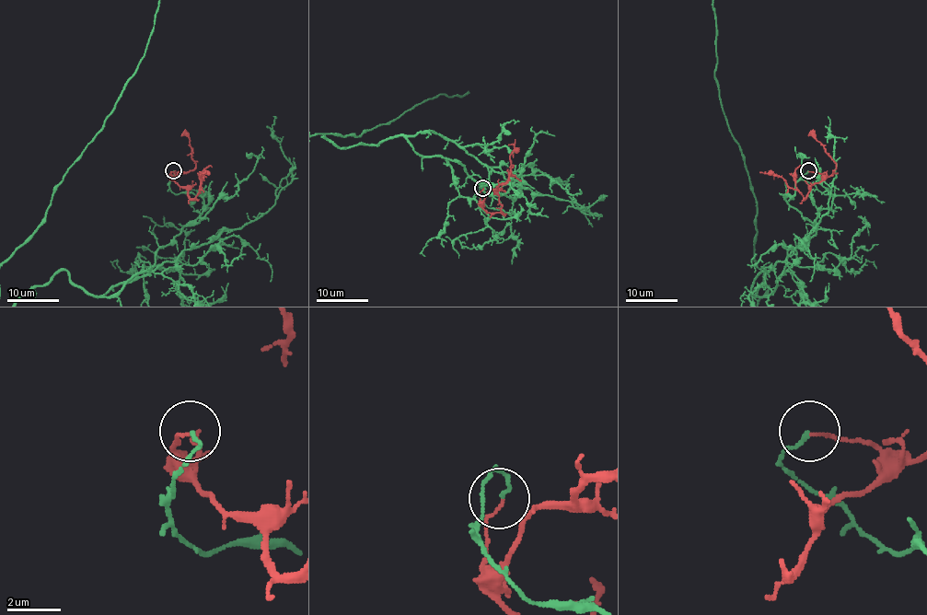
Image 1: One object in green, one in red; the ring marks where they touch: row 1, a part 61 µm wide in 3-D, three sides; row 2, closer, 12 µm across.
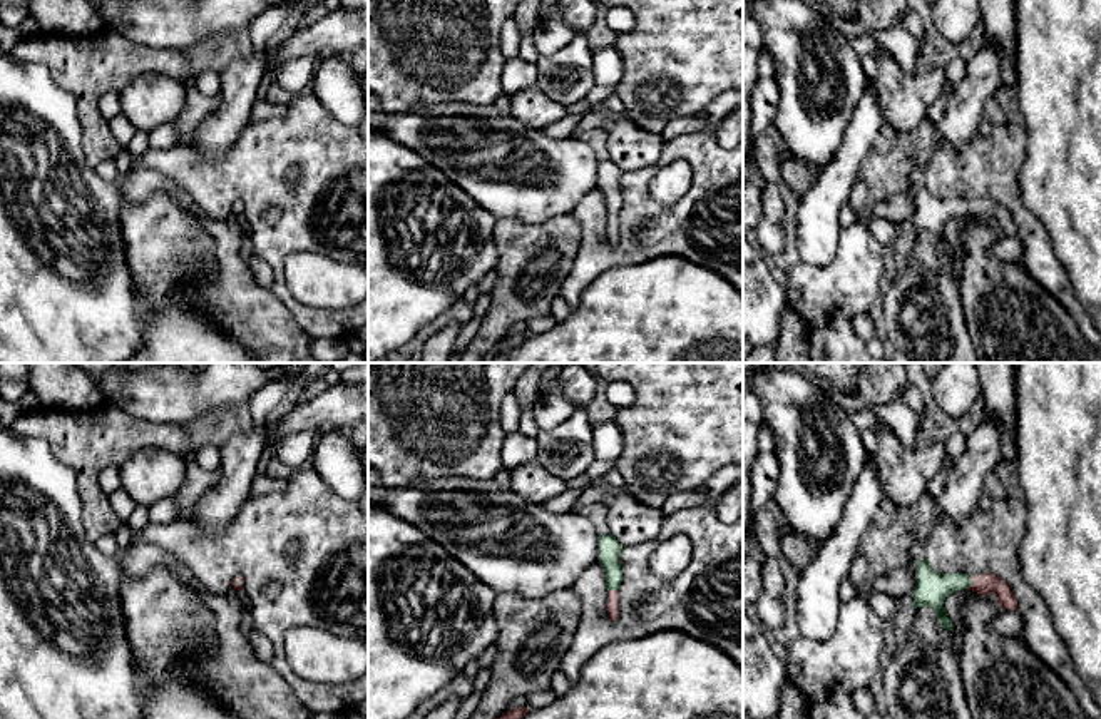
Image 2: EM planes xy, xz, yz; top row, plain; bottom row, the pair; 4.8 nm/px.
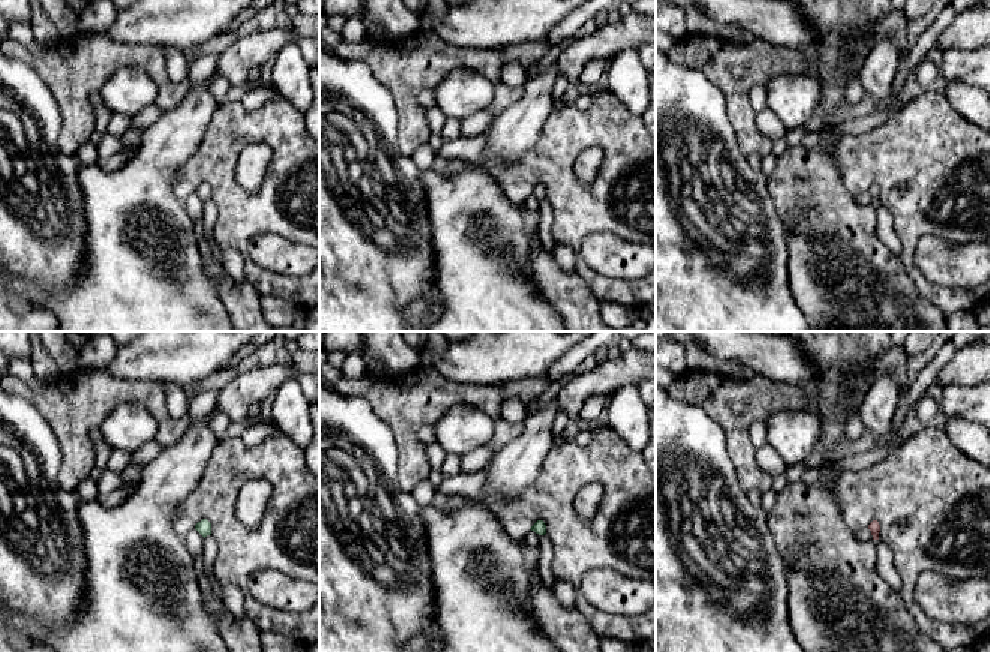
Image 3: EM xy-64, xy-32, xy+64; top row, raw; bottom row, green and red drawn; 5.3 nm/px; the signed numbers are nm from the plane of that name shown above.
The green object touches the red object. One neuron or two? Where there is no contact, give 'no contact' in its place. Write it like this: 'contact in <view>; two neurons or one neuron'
contact in yz; two neurons

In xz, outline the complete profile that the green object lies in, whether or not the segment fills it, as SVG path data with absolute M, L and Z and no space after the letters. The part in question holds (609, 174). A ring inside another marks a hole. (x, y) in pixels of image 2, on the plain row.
M611 159L597 164L597 186L604 192L604 204L607 216L617 216L622 206L619 181L621 171Z

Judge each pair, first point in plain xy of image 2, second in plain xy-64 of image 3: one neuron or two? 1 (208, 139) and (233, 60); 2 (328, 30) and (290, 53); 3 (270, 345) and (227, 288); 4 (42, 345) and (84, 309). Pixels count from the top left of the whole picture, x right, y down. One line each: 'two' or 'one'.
1: two
2: two
3: one
4: two

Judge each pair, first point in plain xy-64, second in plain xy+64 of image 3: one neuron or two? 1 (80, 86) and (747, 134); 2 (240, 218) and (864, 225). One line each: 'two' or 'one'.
1: one
2: two

